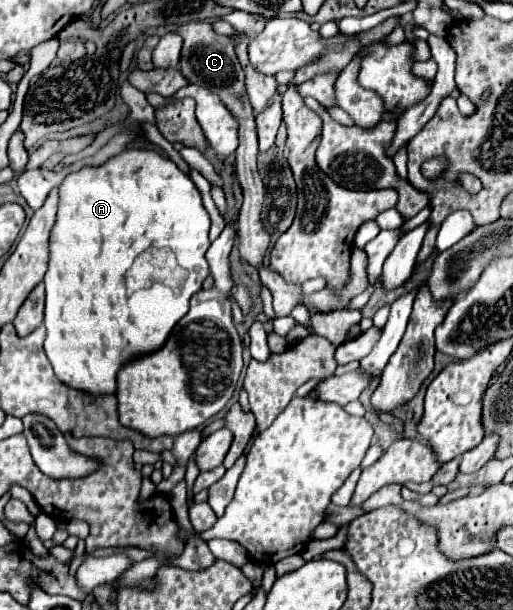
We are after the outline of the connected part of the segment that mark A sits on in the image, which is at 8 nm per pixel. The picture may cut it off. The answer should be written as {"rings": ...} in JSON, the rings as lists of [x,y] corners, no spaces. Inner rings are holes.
{"rings":[[[125,150],[113,158],[109,158],[103,166],[99,168],[81,168],[79,172],[69,174],[63,184],[59,186],[59,214],[57,214],[57,222],[53,226],[51,232],[51,242],[49,242],[49,250],[51,250],[51,258],[49,258],[49,270],[45,274],[45,288],[47,288],[47,302],[45,302],[45,328],[47,328],[47,336],[45,336],[45,354],[55,370],[55,376],[65,384],[71,386],[75,390],[93,394],[93,396],[105,396],[105,394],[115,394],[117,392],[117,372],[123,368],[125,362],[131,362],[133,358],[145,356],[153,350],[159,350],[159,346],[165,344],[165,340],[169,338],[173,326],[177,324],[183,314],[187,314],[187,310],[181,308],[181,302],[189,302],[189,298],[201,290],[203,280],[209,276],[209,264],[205,260],[205,252],[209,248],[209,216],[203,208],[201,196],[195,188],[195,184],[189,180],[187,174],[183,174],[175,162],[165,160],[159,152],[153,150]],[[147,248],[171,248],[175,254],[175,260],[179,264],[177,270],[177,280],[169,282],[169,284],[153,284],[151,288],[143,288],[137,290],[133,294],[127,294],[127,284],[125,284],[125,274],[131,268],[131,262]]]}

